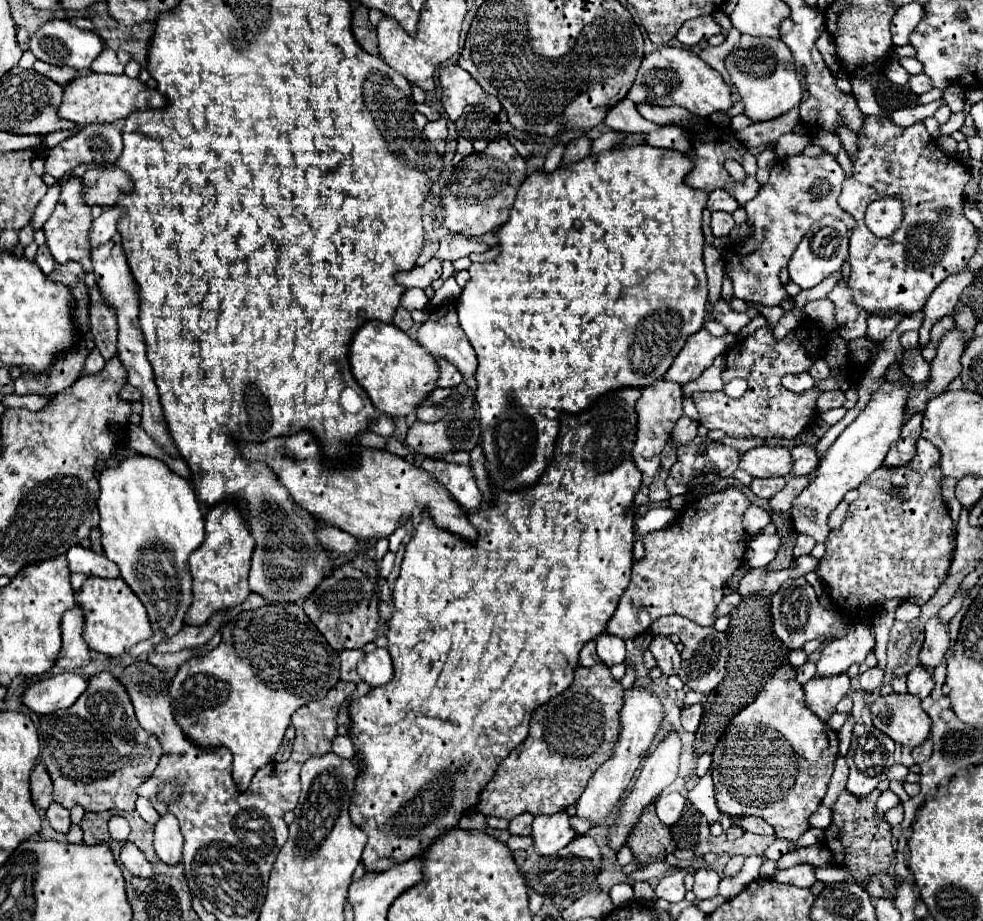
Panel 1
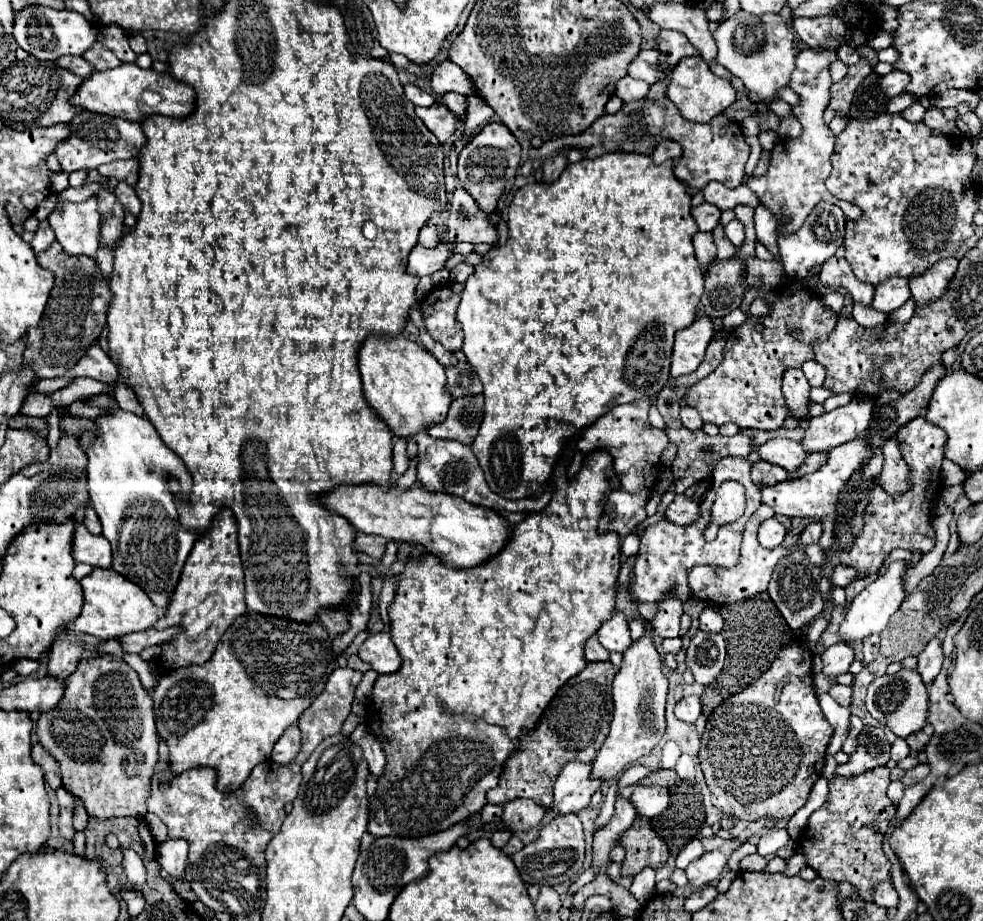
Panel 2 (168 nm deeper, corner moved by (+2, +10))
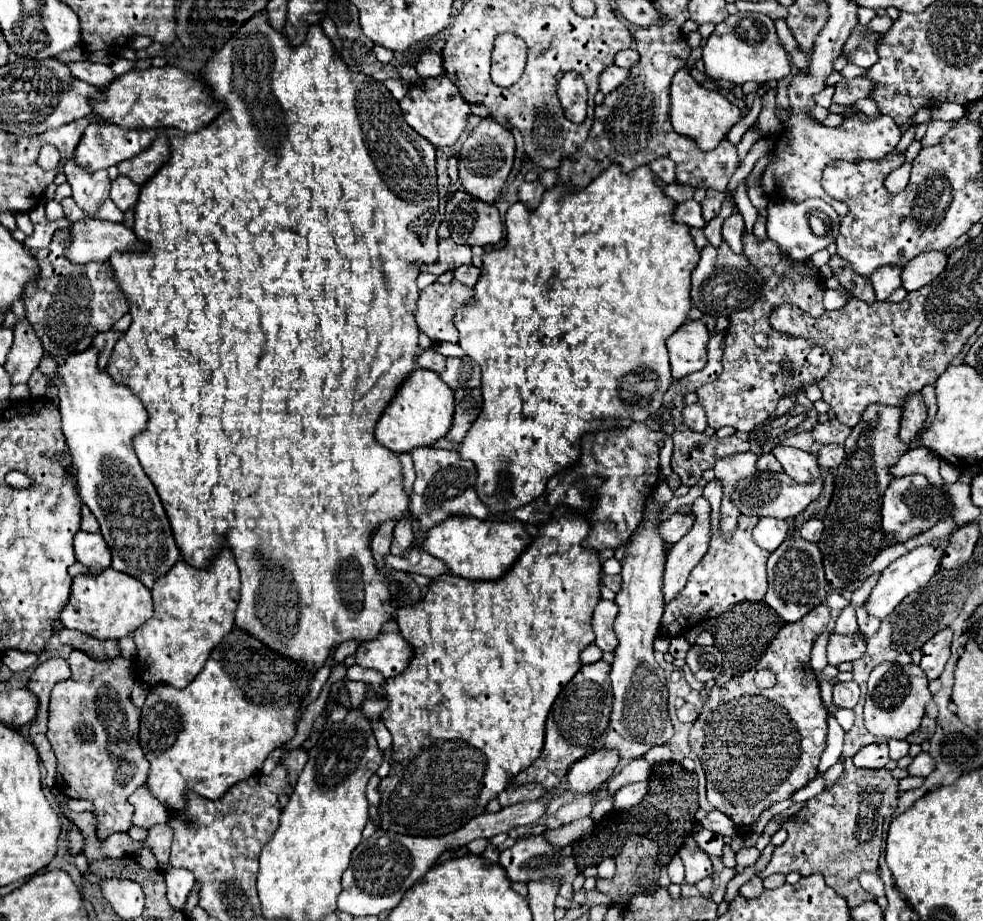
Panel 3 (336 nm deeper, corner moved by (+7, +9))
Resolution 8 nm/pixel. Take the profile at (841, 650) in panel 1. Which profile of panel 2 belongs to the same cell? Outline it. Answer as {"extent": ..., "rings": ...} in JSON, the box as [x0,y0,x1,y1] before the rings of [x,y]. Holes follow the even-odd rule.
{"extent":[840,560,912,642],"rings":[[[898,560],[898,562],[892,562],[888,566],[888,570],[884,574],[880,574],[872,584],[868,584],[850,604],[850,610],[844,618],[844,622],[840,624],[840,636],[844,642],[854,642],[854,640],[864,640],[866,636],[870,634],[880,634],[890,616],[900,608],[900,604],[904,602],[906,598],[906,590],[904,590],[904,576],[906,576],[906,570],[912,566],[910,560]]]}

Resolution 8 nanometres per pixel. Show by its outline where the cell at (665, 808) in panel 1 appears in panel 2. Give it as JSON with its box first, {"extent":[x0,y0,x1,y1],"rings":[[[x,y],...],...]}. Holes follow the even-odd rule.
{"extent":[630,784,670,818],"rings":[[[640,784],[636,786],[636,790],[632,792],[630,796],[630,802],[634,804],[638,816],[644,816],[644,818],[654,818],[658,816],[660,812],[664,812],[668,808],[668,802],[670,802],[670,794],[666,788],[658,786],[658,784]]]}

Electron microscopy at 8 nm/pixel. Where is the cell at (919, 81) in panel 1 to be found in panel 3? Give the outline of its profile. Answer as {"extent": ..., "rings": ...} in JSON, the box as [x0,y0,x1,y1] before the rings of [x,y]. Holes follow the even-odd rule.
{"extent":[833,77,875,105],"rings":[[[855,77],[855,79],[843,79],[841,83],[835,85],[835,95],[833,103],[839,105],[851,105],[857,99],[867,99],[871,97],[875,89],[875,83],[869,77]]]}

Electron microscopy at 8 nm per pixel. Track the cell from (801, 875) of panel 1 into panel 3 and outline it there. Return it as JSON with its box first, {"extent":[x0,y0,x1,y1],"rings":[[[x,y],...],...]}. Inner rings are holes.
{"extent":[739,877,763,897],"rings":[[[753,877],[751,881],[747,881],[747,883],[739,889],[739,893],[743,893],[743,897],[755,897],[755,895],[759,895],[761,891],[763,891],[761,877]]]}

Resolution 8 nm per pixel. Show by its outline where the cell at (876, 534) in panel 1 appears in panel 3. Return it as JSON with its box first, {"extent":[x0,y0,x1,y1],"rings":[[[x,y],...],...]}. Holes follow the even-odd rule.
{"extent":[899,393,927,445],"rings":[[[917,393],[917,397],[911,397],[909,401],[905,401],[903,409],[905,409],[905,415],[901,417],[899,439],[905,445],[911,445],[921,437],[923,423],[927,419],[927,407],[925,407],[925,403],[921,399],[921,393]]]}

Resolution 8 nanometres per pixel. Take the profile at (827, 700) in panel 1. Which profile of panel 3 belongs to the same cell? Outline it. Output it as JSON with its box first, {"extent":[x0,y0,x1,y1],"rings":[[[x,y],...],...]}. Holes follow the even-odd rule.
{"extent":[827,633,865,665],"rings":[[[833,633],[827,645],[827,663],[839,665],[843,661],[855,661],[865,653],[865,639],[861,633],[855,635],[837,635]]]}

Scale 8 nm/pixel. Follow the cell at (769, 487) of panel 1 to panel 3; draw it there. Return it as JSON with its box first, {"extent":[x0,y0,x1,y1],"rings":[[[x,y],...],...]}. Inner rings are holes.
{"extent":[757,453,783,471],"rings":[[[771,453],[761,455],[761,457],[757,459],[757,469],[759,469],[759,471],[783,471],[783,467],[779,465],[779,461],[777,461]]]}

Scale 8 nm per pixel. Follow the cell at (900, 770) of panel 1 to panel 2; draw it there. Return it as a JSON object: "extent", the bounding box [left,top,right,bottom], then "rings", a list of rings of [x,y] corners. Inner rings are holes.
{"extent":[892,738,910,760],"rings":[[[896,738],[896,742],[892,744],[892,760],[902,760],[902,758],[906,758],[910,754],[910,746],[906,744],[906,740],[902,740],[902,738]]]}

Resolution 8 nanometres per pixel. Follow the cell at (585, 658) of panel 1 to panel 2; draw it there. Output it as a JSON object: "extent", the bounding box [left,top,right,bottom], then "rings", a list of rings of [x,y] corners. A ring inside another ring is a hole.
{"extent":[586,636,608,662],"rings":[[[592,636],[592,638],[586,642],[586,660],[588,660],[588,662],[608,660],[608,650],[598,642],[596,636]]]}

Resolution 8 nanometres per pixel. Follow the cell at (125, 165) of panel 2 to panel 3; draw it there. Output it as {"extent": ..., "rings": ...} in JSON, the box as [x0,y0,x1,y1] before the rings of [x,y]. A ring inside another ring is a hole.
{"extent":[117,131,169,185],"rings":[[[159,131],[157,139],[149,149],[143,149],[137,157],[131,157],[129,161],[121,161],[117,169],[121,175],[129,177],[133,183],[143,185],[167,161],[167,155],[169,155],[167,137],[163,131]]]}

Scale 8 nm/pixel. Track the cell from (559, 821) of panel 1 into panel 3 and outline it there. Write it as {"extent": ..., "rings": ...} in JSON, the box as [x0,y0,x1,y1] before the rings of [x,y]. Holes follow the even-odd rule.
{"extent":[567,749,619,795],"rings":[[[599,749],[579,761],[575,761],[567,771],[567,787],[573,795],[593,793],[601,783],[605,783],[619,763],[617,753]]]}

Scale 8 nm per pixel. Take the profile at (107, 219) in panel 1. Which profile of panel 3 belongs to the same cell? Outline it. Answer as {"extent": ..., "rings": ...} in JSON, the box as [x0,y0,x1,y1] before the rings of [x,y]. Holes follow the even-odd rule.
{"extent":[111,175,139,211],"rings":[[[119,175],[113,183],[111,183],[111,201],[121,209],[121,211],[129,211],[135,207],[139,197],[139,185],[133,185],[133,181],[127,181],[127,177]]]}

